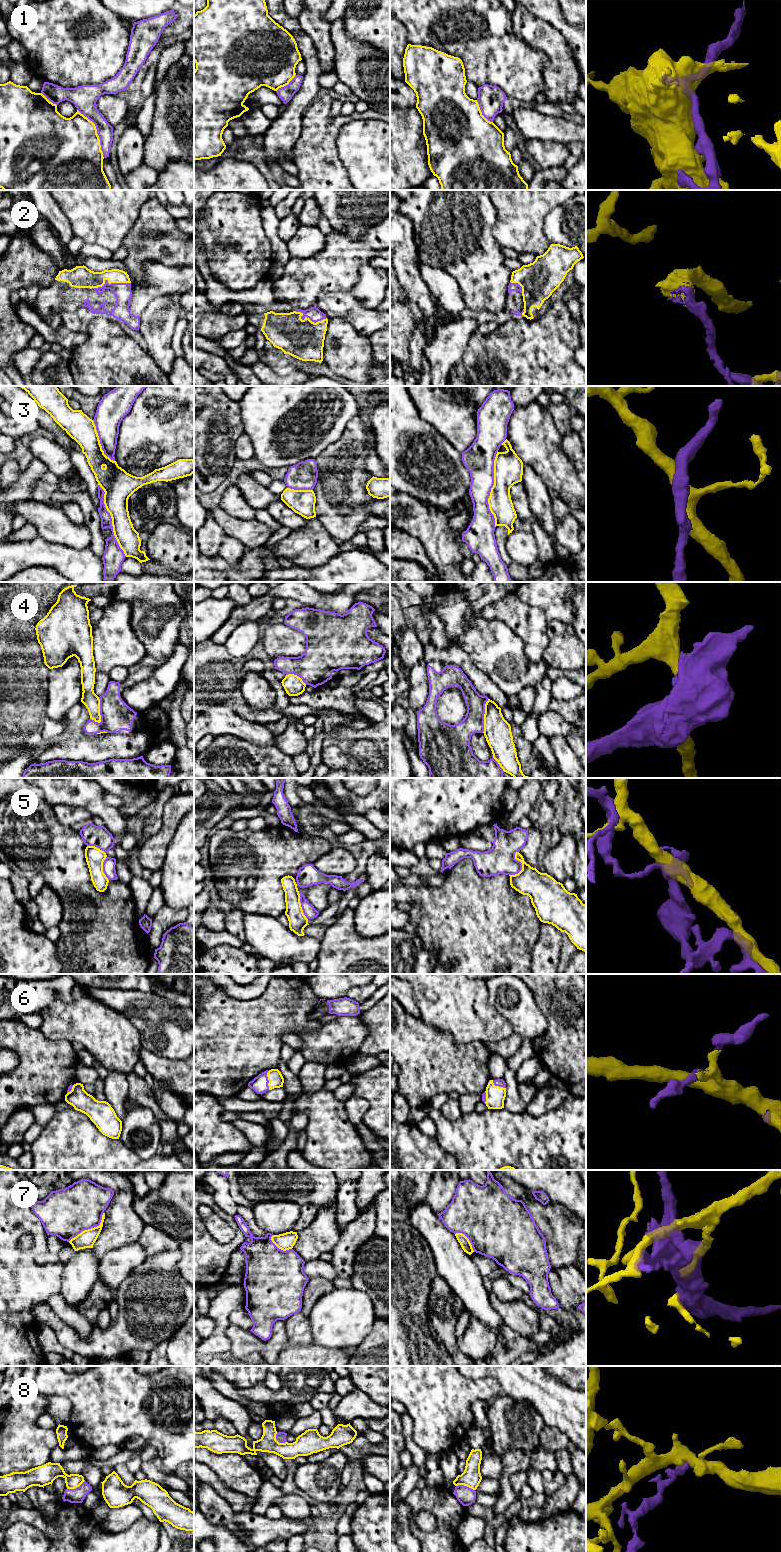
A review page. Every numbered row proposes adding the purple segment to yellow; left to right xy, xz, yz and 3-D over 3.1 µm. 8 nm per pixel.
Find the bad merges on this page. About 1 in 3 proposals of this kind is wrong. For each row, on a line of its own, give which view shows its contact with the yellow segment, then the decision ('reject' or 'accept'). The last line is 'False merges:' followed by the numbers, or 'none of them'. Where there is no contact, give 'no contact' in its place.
1: xy | accept
2: xy | accept
3: yz | reject
4: xy | reject
5: yz | reject
6: xz | accept
7: xy | reject
8: yz | reject
False merges: 3, 4, 5, 7, 8

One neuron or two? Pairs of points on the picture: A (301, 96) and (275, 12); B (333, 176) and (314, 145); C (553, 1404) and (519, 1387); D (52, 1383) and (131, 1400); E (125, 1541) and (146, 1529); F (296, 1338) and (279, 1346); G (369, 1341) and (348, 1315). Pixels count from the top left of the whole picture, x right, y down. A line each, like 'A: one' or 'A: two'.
A: one
B: one
C: one
D: one
E: one
F: two
G: two

